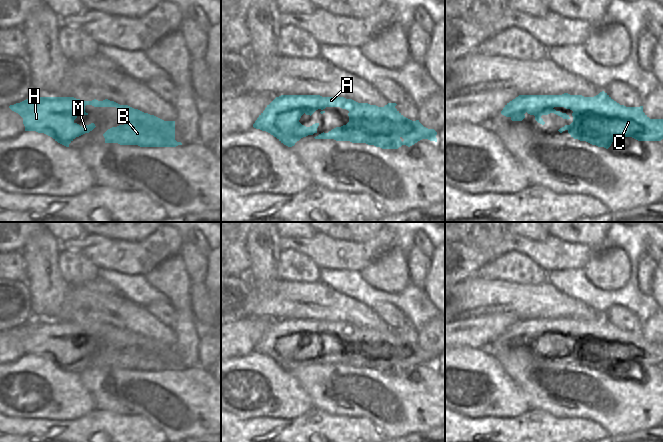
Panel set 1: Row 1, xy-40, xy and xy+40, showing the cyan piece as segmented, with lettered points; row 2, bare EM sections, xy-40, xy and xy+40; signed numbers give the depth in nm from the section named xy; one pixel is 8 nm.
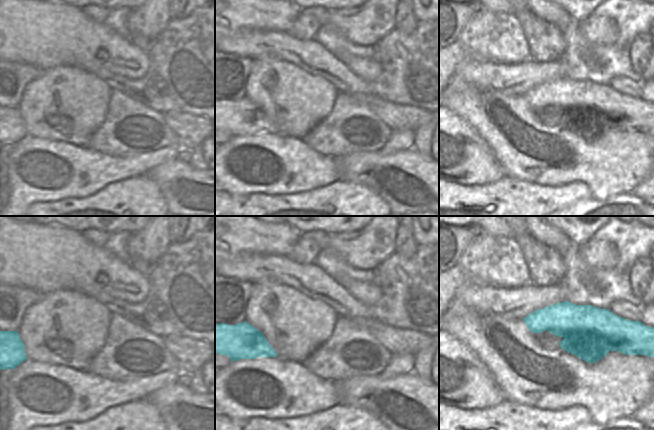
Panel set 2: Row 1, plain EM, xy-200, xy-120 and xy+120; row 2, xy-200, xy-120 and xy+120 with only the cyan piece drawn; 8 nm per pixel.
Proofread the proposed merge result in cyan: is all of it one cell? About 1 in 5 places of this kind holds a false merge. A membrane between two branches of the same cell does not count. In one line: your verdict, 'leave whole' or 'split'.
leave whole

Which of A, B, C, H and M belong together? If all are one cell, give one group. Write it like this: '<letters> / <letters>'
A B C H M

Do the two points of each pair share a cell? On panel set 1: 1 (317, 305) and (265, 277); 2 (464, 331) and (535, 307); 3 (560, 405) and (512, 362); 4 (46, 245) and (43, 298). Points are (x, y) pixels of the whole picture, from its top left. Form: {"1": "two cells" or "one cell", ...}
{"1": "two cells", "2": "two cells", "3": "one cell", "4": "one cell"}

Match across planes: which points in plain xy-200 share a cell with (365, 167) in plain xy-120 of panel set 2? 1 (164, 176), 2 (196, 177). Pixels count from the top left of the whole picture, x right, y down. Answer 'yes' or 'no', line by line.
1: yes
2: yes

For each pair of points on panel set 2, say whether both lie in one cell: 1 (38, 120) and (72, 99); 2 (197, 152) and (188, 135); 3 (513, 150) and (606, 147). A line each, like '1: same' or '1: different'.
1: same
2: different
3: same

